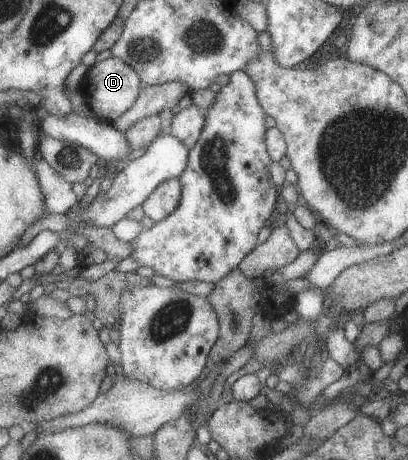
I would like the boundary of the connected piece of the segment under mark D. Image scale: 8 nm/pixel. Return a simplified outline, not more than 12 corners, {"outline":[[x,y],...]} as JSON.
{"outline":[[122,60],[87,68],[80,92],[111,124],[142,85]]}

